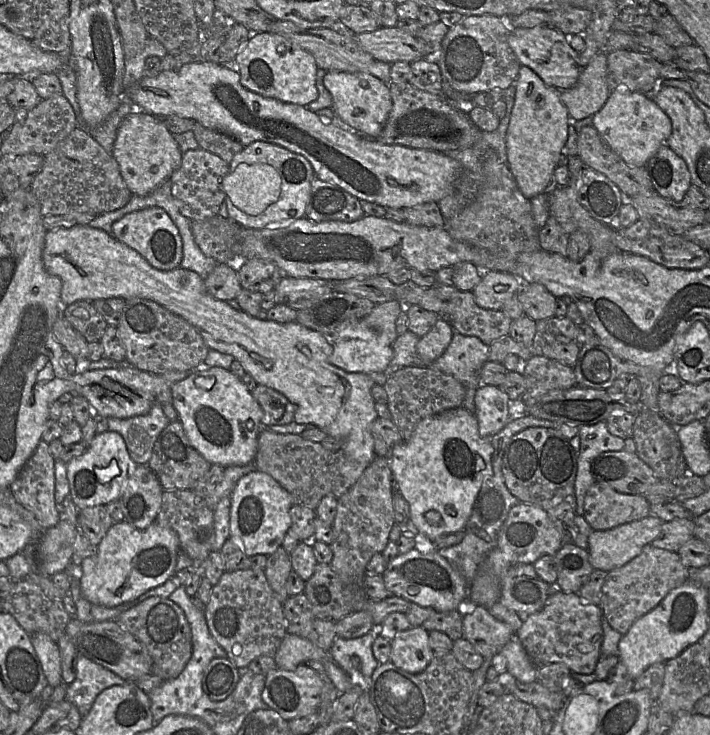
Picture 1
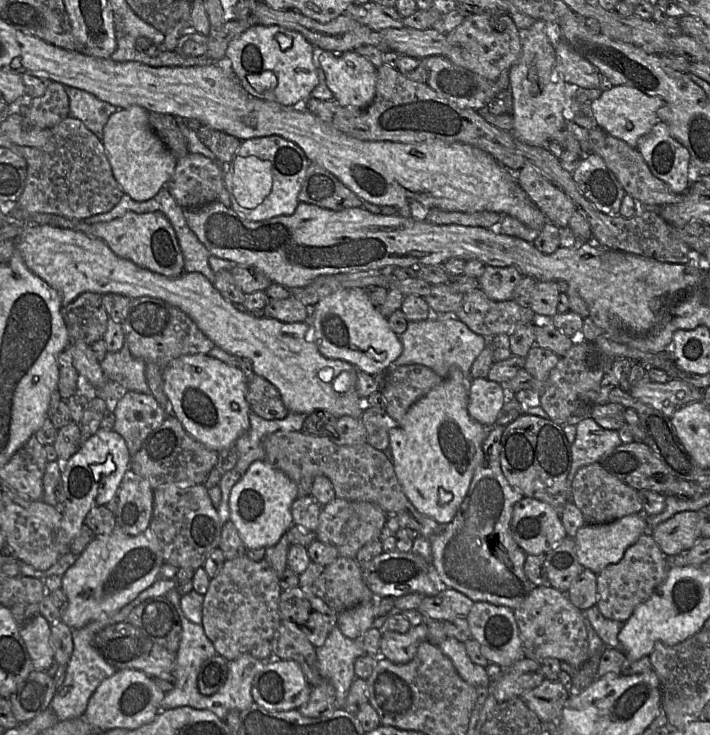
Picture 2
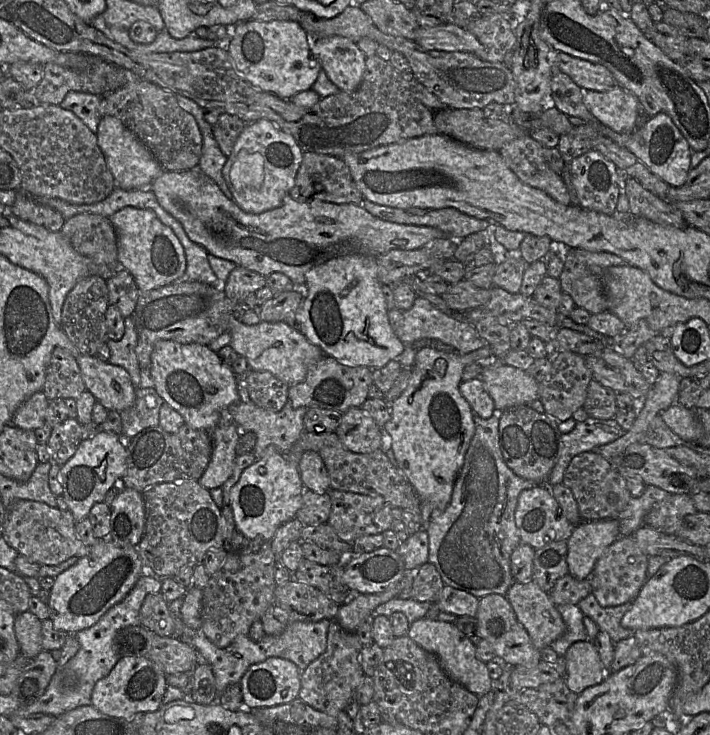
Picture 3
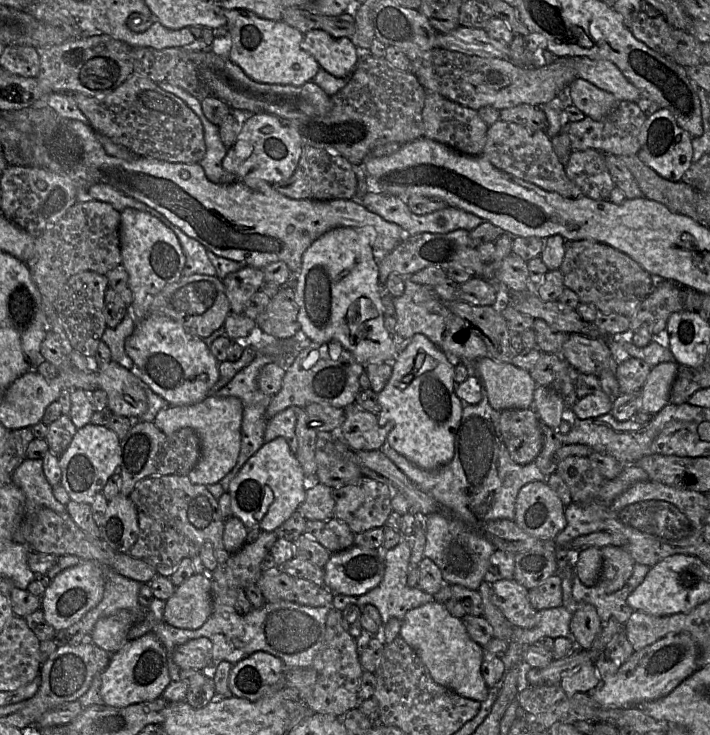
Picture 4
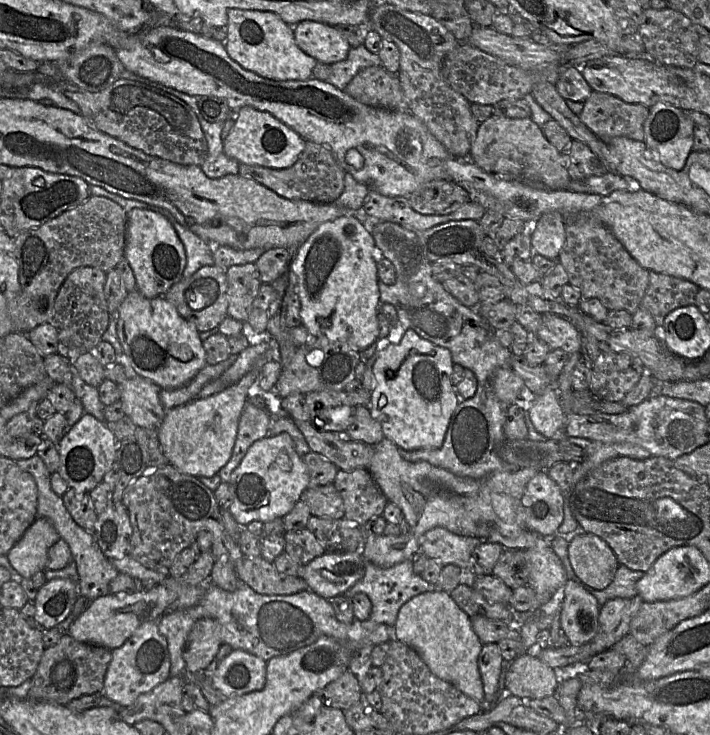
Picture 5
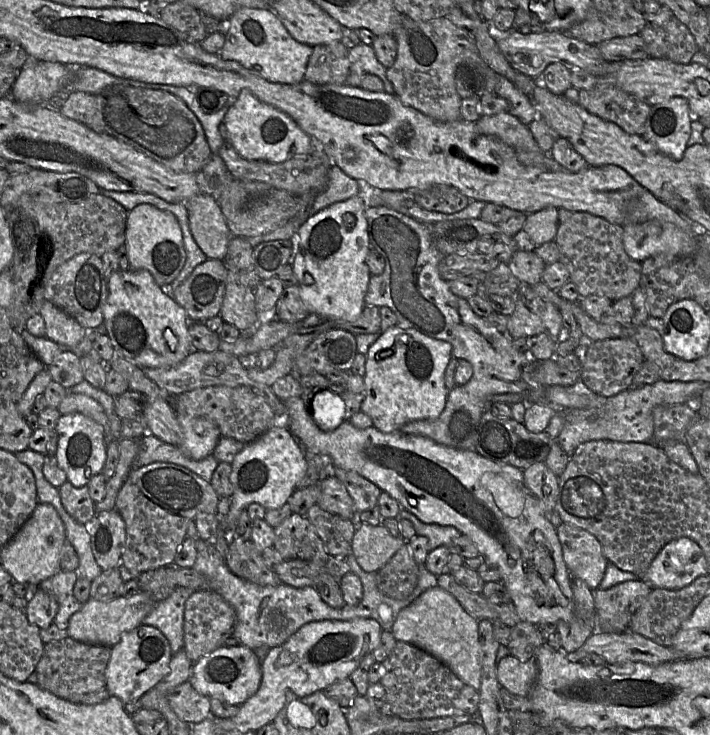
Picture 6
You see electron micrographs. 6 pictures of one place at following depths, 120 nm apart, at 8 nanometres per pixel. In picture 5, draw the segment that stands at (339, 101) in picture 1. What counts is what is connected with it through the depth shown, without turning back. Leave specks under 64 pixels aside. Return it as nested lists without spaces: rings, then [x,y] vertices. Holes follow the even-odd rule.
[[[304,20],[293,26],[296,44],[318,62],[332,65],[344,60],[351,48],[336,26]]]

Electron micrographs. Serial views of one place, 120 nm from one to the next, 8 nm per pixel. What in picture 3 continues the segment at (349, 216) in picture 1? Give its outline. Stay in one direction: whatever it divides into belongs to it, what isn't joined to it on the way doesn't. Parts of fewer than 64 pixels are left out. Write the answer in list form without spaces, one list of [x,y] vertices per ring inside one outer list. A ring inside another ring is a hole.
[[[303,152],[302,163],[289,196],[301,202],[321,200],[335,204],[359,204],[364,198],[342,158],[315,152]]]

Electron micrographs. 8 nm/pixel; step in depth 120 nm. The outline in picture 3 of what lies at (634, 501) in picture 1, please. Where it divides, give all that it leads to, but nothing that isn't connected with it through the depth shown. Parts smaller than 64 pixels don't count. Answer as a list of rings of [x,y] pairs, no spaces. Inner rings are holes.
[[[595,452],[581,453],[571,460],[564,473],[563,485],[571,490],[583,522],[617,519],[632,498],[623,476],[608,459]]]

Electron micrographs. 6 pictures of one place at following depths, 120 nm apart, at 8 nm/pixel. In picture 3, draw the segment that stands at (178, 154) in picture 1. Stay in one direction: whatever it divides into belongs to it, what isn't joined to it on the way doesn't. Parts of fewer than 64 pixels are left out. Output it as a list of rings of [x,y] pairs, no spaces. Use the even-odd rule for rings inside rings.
[[[110,115],[103,116],[96,136],[116,187],[124,190],[149,188],[154,179],[164,170],[148,148],[118,118]]]

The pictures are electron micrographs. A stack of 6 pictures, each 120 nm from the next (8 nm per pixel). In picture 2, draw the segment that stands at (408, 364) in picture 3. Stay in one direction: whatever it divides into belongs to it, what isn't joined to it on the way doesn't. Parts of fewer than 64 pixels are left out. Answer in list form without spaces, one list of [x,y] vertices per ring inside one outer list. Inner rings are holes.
[[[432,315],[422,321],[409,321],[406,330],[399,334],[403,345],[402,354],[393,362],[393,366],[420,364],[432,369],[443,379],[451,368],[458,367],[470,380],[470,370],[475,359],[480,355],[488,339],[473,332],[454,315]]]

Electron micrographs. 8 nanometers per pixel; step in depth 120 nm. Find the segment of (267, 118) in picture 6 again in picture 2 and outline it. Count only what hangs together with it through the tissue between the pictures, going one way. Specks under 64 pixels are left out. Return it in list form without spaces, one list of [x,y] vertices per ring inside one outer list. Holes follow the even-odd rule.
[[[278,135],[241,141],[231,161],[220,164],[225,165],[224,185],[230,195],[231,208],[253,222],[292,215],[299,204],[298,195],[309,163],[297,144]]]

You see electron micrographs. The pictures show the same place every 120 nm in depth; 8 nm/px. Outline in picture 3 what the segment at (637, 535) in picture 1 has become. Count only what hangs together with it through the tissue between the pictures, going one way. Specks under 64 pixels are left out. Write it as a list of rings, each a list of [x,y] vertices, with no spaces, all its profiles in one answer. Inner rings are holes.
[[[616,518],[582,521],[575,526],[567,540],[568,574],[578,580],[589,579],[598,559],[619,537]]]

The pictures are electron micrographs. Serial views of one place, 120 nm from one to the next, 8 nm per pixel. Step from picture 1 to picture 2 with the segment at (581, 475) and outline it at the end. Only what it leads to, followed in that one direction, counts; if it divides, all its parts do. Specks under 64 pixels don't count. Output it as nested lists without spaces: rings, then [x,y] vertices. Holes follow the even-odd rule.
[[[591,417],[576,425],[576,438],[571,447],[571,468],[566,481],[567,500],[572,501],[572,482],[577,471],[599,462],[603,455],[622,444],[616,430],[602,428]]]

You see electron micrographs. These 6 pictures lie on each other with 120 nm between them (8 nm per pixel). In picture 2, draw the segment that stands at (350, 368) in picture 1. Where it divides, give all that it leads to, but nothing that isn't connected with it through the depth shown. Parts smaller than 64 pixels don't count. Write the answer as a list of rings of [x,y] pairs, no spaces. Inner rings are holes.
[[[364,288],[343,289],[324,297],[311,309],[309,323],[311,339],[323,356],[346,361],[358,371],[384,374],[403,352],[399,336],[390,328],[388,318],[371,303]]]

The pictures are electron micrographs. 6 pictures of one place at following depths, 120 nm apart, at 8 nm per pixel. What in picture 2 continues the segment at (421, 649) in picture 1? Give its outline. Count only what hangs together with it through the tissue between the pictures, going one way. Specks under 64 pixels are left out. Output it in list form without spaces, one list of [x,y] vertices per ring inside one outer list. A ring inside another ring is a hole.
[[[425,622],[412,626],[407,633],[384,631],[380,640],[380,655],[393,663],[410,662],[420,643],[427,641],[428,626]]]

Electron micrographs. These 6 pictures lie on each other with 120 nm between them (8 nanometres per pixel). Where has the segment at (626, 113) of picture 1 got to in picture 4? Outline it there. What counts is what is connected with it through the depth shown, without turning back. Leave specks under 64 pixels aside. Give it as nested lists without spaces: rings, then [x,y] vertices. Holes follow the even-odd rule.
[[[576,77],[567,86],[567,90],[570,103],[594,120],[609,115],[619,103],[612,93],[599,89],[580,77]]]

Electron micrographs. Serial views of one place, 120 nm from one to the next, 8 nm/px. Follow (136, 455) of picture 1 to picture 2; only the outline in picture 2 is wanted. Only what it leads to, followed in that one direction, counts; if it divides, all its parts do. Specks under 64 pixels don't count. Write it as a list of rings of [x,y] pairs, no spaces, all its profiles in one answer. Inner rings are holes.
[[[127,390],[114,407],[113,430],[125,440],[132,457],[148,435],[168,416],[151,393]]]

